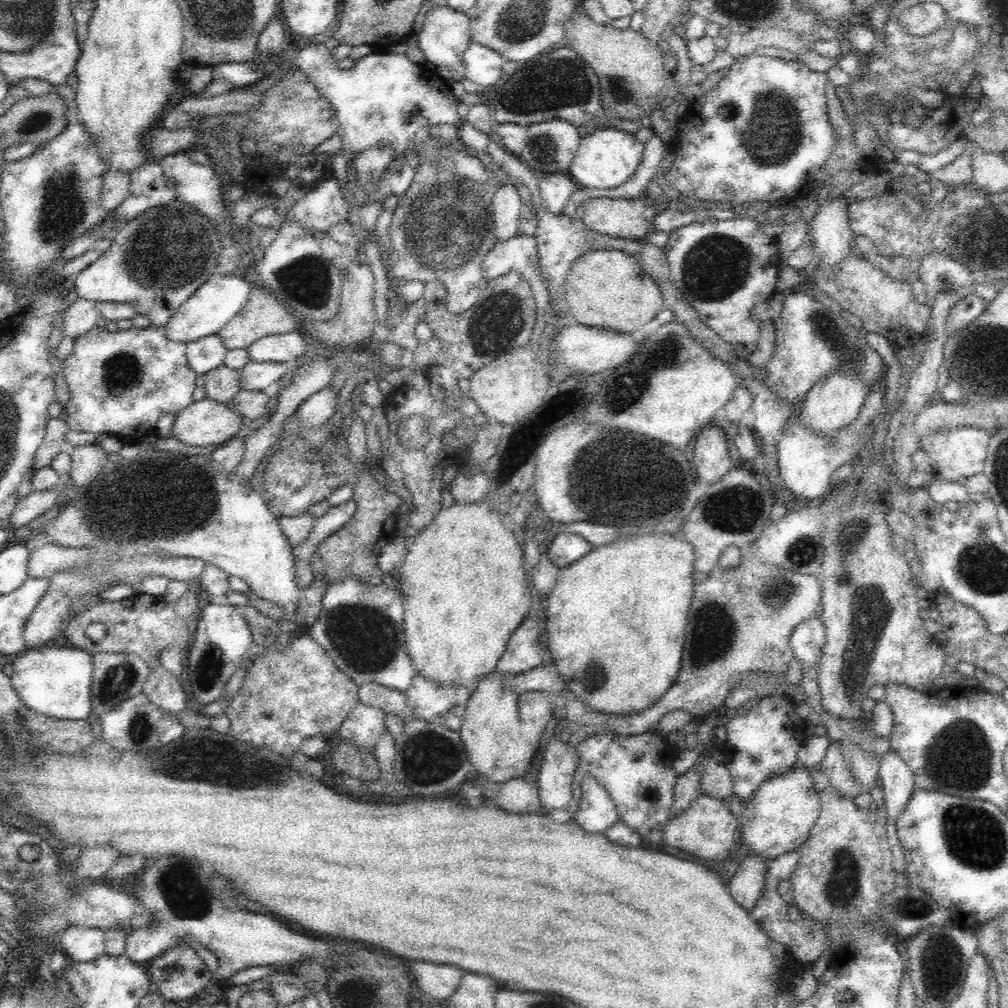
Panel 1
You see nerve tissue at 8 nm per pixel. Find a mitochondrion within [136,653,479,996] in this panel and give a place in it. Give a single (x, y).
(427, 758)

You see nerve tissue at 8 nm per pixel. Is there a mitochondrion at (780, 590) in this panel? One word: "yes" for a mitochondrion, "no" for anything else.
yes

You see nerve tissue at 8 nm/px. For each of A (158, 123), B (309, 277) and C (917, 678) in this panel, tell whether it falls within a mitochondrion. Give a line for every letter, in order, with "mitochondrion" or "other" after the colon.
A: other
B: mitochondrion
C: other

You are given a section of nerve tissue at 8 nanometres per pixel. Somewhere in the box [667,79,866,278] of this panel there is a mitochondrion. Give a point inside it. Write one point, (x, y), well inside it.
(774, 136)

